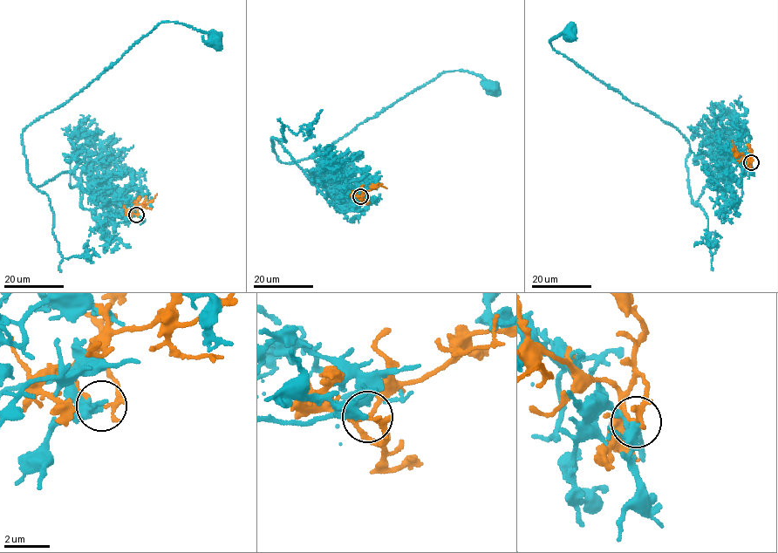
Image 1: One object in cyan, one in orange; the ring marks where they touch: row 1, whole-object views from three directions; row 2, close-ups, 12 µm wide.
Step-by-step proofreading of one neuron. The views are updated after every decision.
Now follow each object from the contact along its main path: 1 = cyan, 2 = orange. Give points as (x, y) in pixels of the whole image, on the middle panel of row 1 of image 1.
1: (360, 196), (324, 196), (272, 138), (277, 159), (293, 162), (446, 71), (474, 72), (493, 89)
2: (360, 196), (363, 200), (359, 197), (375, 185), (387, 188)

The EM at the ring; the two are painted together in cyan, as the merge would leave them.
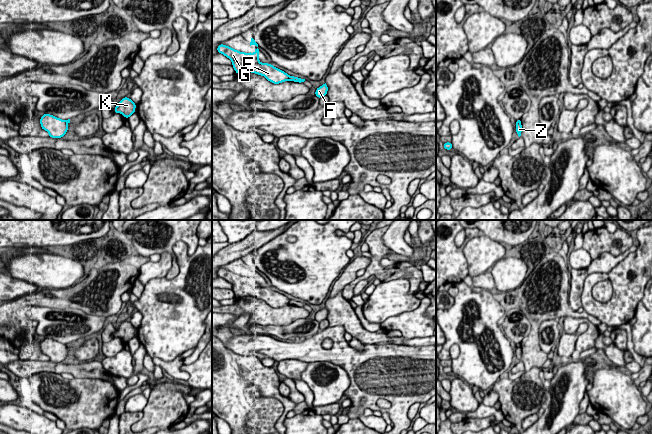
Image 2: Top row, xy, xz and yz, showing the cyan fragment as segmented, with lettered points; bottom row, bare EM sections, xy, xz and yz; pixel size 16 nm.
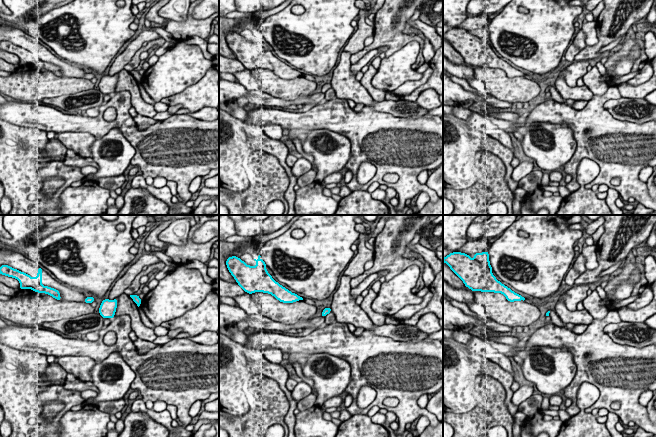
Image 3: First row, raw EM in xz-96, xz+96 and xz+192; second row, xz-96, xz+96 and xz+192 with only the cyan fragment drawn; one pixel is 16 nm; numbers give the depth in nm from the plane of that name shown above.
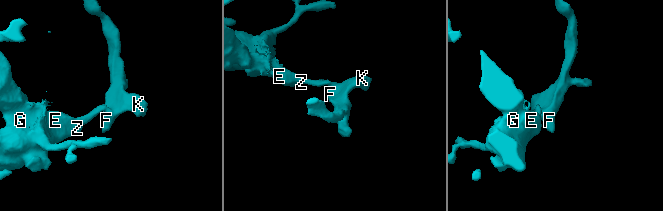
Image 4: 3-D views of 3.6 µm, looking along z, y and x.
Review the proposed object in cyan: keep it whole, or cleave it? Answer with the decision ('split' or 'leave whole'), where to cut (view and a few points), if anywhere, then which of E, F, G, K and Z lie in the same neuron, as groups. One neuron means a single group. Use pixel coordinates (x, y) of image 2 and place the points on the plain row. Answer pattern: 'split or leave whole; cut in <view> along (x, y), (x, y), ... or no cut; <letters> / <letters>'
split; cut in xz along (290, 300), (288, 303); E G Z / F K

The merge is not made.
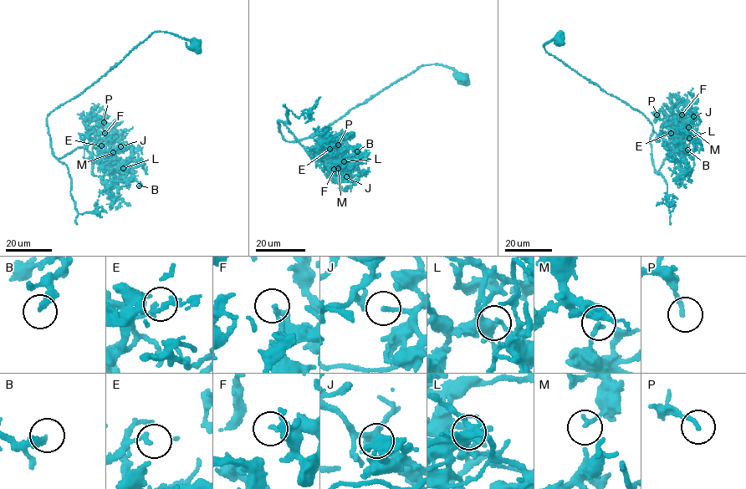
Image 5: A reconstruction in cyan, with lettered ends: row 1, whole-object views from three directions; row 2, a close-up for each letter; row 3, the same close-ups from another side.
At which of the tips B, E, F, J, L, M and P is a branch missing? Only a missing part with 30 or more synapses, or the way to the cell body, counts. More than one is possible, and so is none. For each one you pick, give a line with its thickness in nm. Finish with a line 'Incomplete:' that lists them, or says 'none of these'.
J: 170 nm thick
M: 130 nm thick
Incomplete: J, M

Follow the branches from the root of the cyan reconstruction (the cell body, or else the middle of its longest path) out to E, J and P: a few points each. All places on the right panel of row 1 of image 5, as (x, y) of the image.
E: (559, 38), (544, 45), (547, 53), (652, 124), (656, 172), (672, 145), (682, 139), (682, 149), (671, 133)
J: (559, 38), (544, 45), (547, 53), (652, 124), (654, 171), (672, 145), (695, 135), (701, 121), (693, 116)
P: (559, 38), (547, 53), (652, 124), (656, 172), (672, 145), (683, 145), (676, 150), (674, 130), (656, 114)

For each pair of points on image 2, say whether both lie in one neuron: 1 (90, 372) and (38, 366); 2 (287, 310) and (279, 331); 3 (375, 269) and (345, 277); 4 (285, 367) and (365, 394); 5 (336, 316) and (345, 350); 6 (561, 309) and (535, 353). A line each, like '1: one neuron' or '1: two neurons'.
1: one neuron
2: two neurons
3: two neurons
4: two neurons
5: two neurons
6: one neuron

